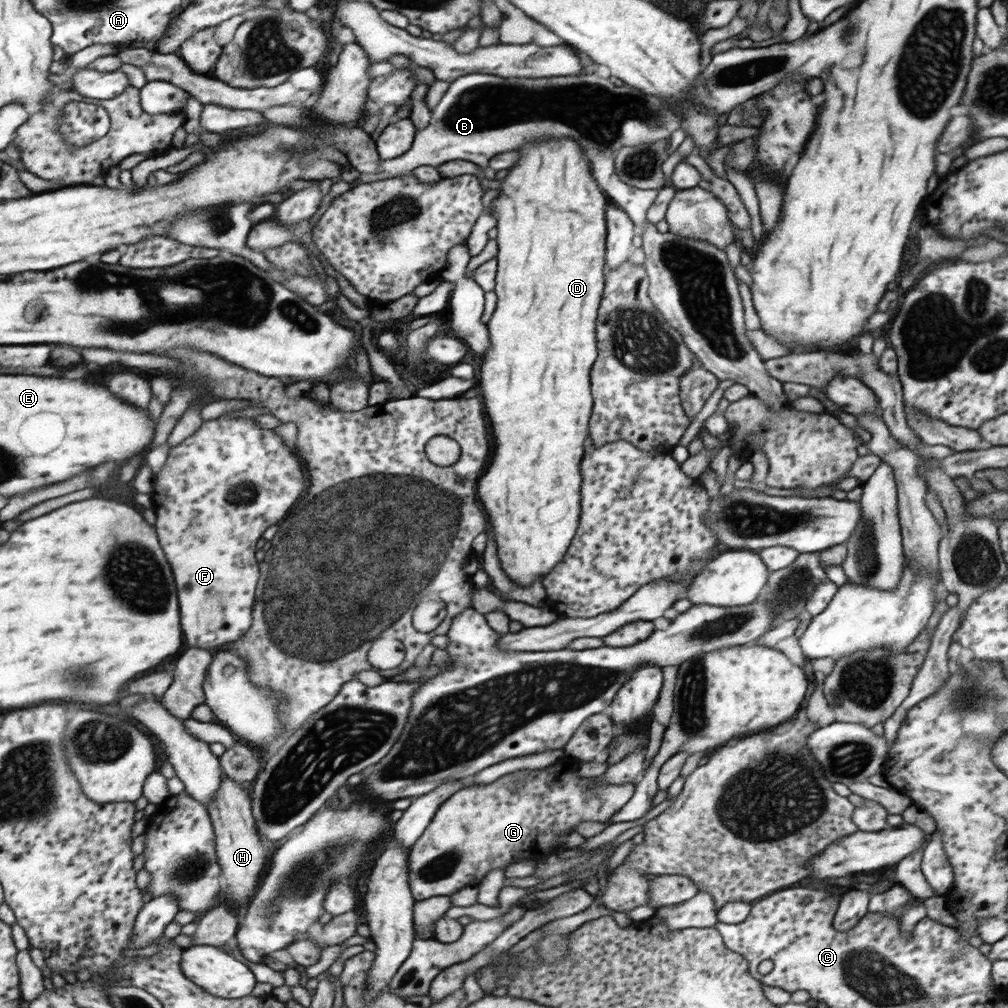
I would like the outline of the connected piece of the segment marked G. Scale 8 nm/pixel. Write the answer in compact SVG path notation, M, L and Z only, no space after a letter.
M562 758L543 769L516 771L500 776L489 784L463 786L449 795L437 807L430 823L408 850L408 882L415 901L431 896L447 896L468 884L476 885L493 868L501 868L519 860L547 857L557 846L555 836L559 832L569 832L569 828L577 822L591 820L604 823L610 820L635 792L634 783L631 782L597 786L595 778L577 776L574 764Z

